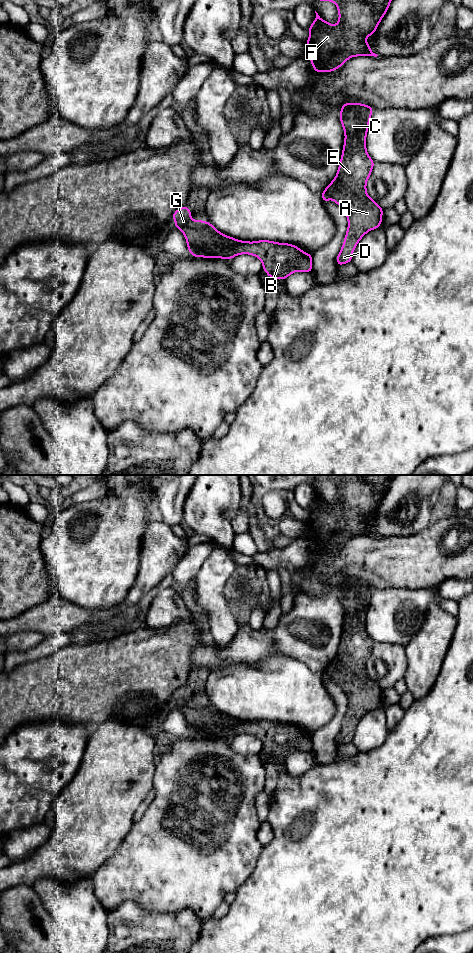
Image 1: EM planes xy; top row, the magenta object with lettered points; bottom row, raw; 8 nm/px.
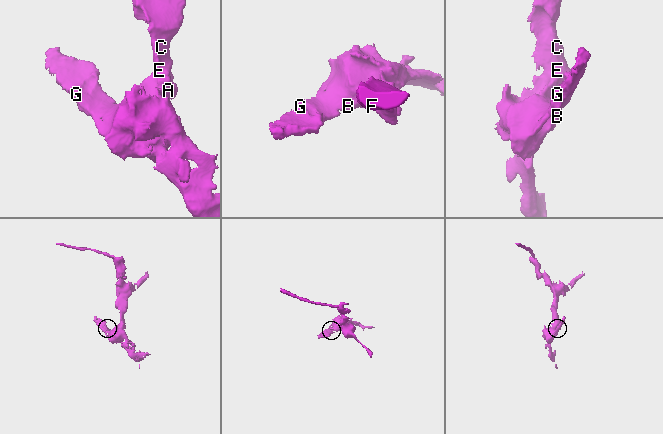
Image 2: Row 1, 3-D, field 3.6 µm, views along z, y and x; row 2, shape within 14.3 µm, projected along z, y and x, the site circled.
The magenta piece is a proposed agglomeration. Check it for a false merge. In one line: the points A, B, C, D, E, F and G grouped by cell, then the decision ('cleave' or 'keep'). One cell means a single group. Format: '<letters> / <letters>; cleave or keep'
A B C D E F G; keep

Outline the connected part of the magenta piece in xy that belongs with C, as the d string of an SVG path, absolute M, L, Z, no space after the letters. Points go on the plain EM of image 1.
M344 583L342 589L339 593L341 604L345 613L345 621L342 631L342 636L340 640L340 645L337 651L336 657L333 661L326 667L326 669L321 673L324 684L328 679L335 681L345 692L348 699L348 709L344 719L344 724L337 735L337 746L349 743L352 741L352 733L354 732L357 723L360 719L370 710L376 709L381 706L383 689L373 681L367 674L366 663L371 655L371 651L374 646L374 641L369 637L366 631L366 615L369 607L369 601L373 588L369 585L363 585L361 583Z

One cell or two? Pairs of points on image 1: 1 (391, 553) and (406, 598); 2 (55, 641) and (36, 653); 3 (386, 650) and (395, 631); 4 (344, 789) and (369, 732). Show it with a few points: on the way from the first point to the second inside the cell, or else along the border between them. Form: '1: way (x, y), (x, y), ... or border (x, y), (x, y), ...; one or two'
1: border (379, 588), (427, 588); two
2: way (50, 645), (41, 650); one
3: border (375, 642), (398, 643), (404, 646); two
4: border (382, 744), (376, 748), (358, 753); two

